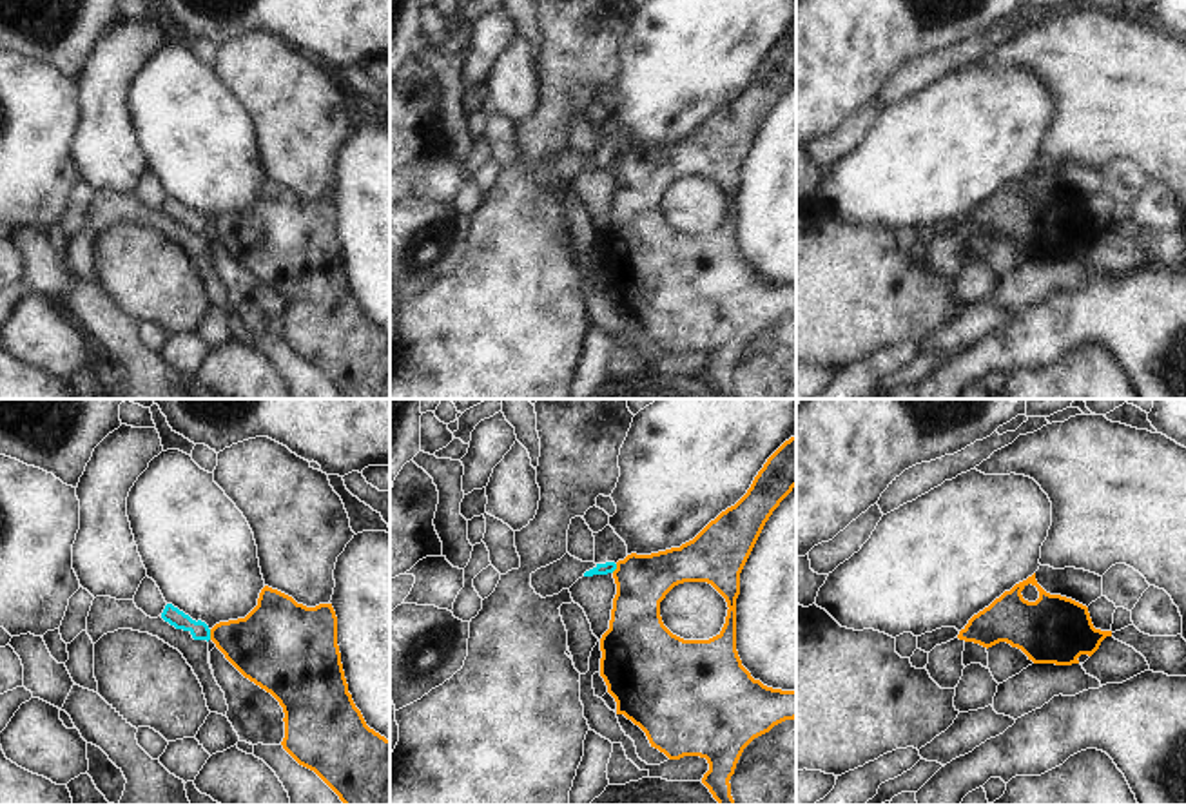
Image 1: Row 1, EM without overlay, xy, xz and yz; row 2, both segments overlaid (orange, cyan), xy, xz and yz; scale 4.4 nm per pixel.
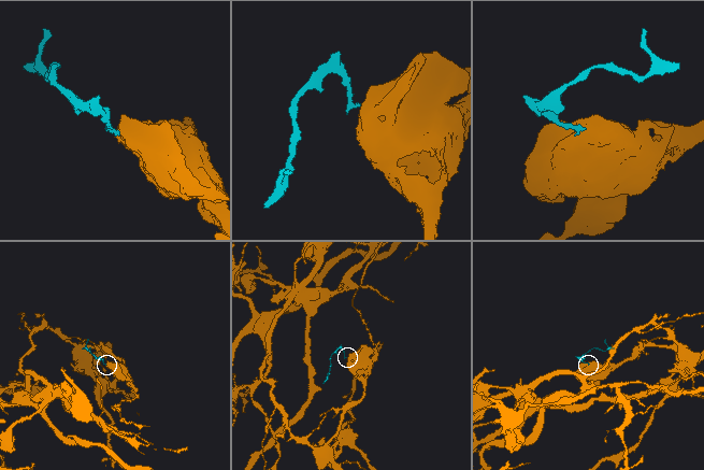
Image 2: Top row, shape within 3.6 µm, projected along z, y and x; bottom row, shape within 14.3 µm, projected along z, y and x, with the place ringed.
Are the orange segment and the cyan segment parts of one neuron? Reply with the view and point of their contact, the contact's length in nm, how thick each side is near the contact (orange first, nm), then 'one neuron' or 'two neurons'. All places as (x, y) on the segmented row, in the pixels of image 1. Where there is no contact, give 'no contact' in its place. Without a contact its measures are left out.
xy (211, 635) | 50 nm | 320/80 nm | two neurons

